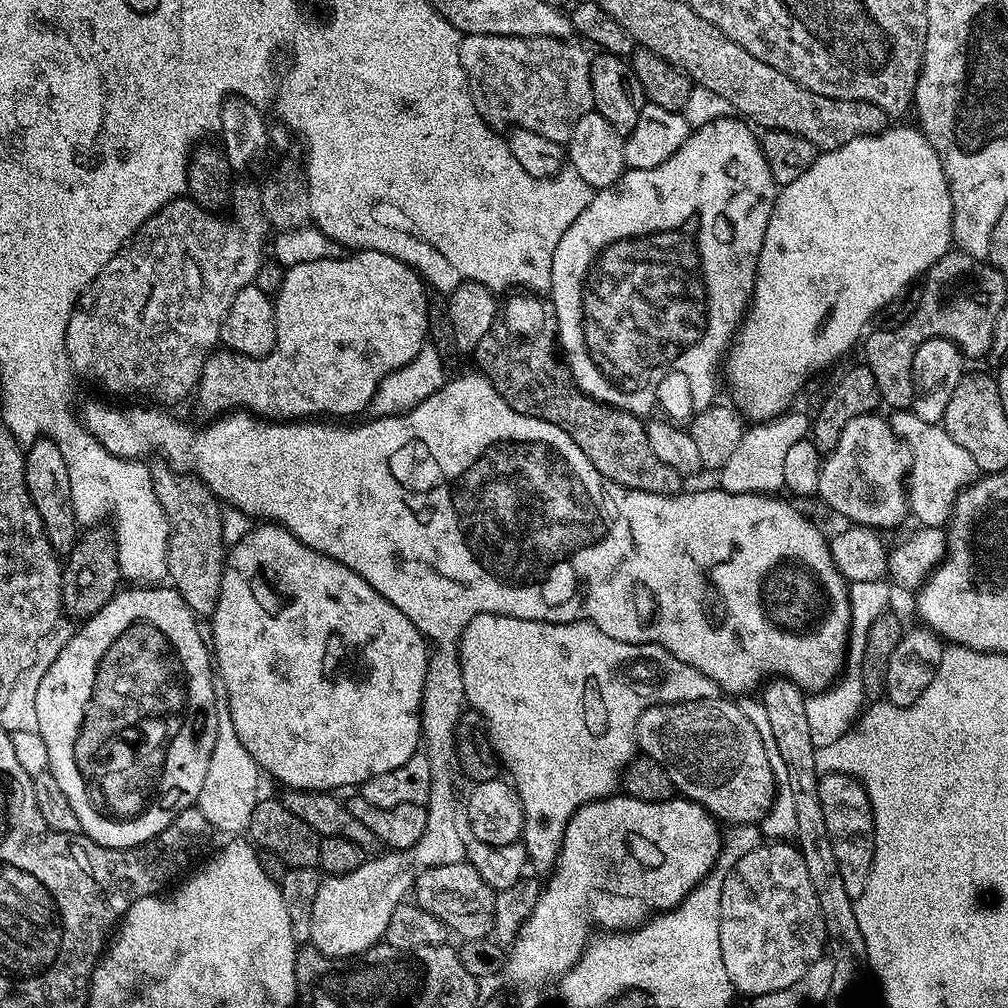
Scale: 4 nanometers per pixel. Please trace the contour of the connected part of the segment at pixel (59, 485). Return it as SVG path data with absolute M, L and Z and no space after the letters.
M51 438L33 440L27 447L24 452L24 477L34 510L38 510L38 518L42 518L44 536L57 556L67 557L78 539L78 525L70 498L70 470L66 466L66 458L62 458L62 452Z

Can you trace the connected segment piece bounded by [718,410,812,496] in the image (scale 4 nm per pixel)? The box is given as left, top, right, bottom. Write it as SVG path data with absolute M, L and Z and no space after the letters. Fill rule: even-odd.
M790 410L773 420L749 425L726 466L719 469L719 487L736 495L776 494L787 485L790 449L811 433L811 415Z

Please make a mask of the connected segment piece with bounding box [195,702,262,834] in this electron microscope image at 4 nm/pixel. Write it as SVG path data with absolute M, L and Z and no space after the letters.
M226 702L217 703L214 750L210 754L210 766L206 766L206 778L202 781L202 790L195 803L195 807L202 810L209 829L232 832L228 834L243 833L261 795L260 779L260 767L254 762L254 758L250 758L250 750L242 746L238 733L234 731L234 718L230 718L230 706Z

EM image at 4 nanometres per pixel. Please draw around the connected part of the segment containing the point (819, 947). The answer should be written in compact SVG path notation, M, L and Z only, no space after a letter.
M764 842L750 850L724 878L722 910L718 926L722 946L722 966L730 974L730 982L737 993L745 992L748 998L786 990L794 986L810 970L814 961L826 952L826 926L822 922L822 906L814 894L814 882L806 870L797 845L792 842Z

